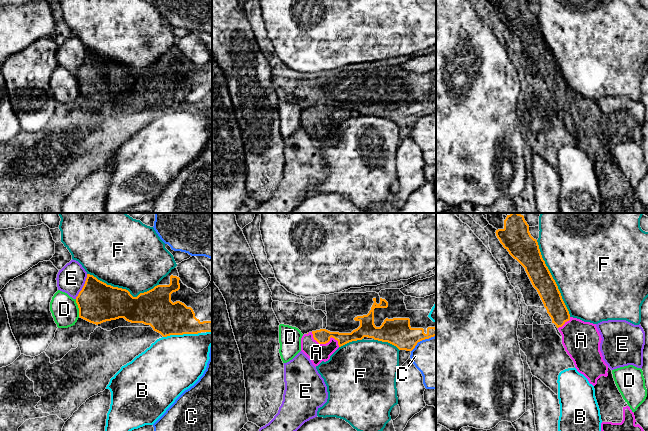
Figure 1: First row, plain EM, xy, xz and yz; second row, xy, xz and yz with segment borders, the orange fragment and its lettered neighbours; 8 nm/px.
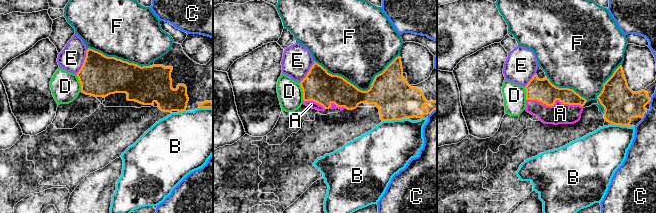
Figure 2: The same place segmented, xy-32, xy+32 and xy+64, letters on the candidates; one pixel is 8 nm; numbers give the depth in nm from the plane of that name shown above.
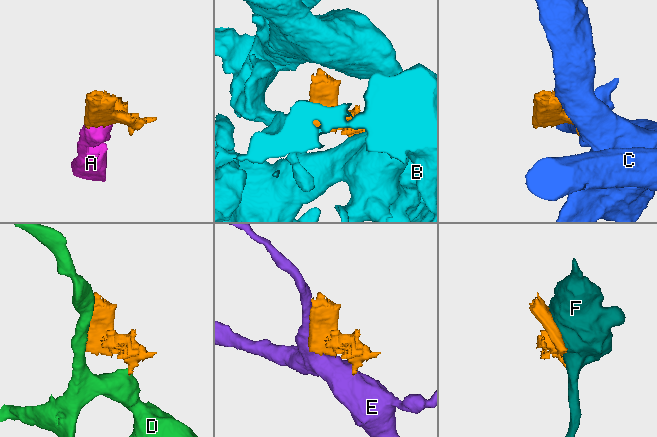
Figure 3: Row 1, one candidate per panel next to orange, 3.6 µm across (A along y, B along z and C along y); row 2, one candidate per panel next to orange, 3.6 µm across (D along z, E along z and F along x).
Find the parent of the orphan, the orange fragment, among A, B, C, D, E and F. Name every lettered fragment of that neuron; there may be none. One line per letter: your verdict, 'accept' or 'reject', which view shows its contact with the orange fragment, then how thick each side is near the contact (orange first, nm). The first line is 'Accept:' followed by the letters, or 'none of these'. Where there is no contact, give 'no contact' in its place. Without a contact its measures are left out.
Accept: A
A: accept | xz | 120/150 nm
B: reject | xy | 280/460 nm
C: reject | xz | 220/320 nm
D: reject | xy | 320/220 nm
E: reject | xy | 320/220 nm
F: reject | yz | 180/480 nm

